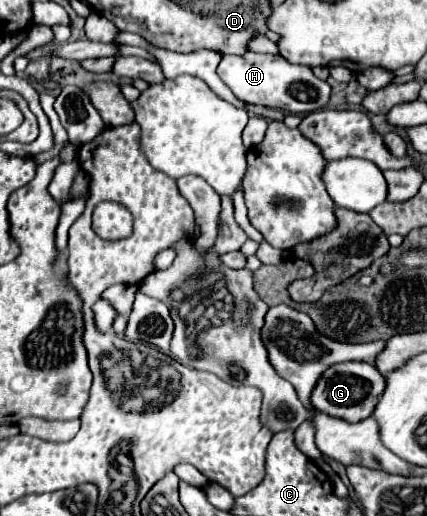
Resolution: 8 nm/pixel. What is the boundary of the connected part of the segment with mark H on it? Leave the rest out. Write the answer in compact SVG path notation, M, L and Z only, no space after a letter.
M245 53L245 55L225 55L217 69L223 83L243 101L263 107L277 107L287 113L313 113L327 105L331 87L327 81L321 81L313 75L311 67L305 65L291 65L281 55L267 55L267 53Z

